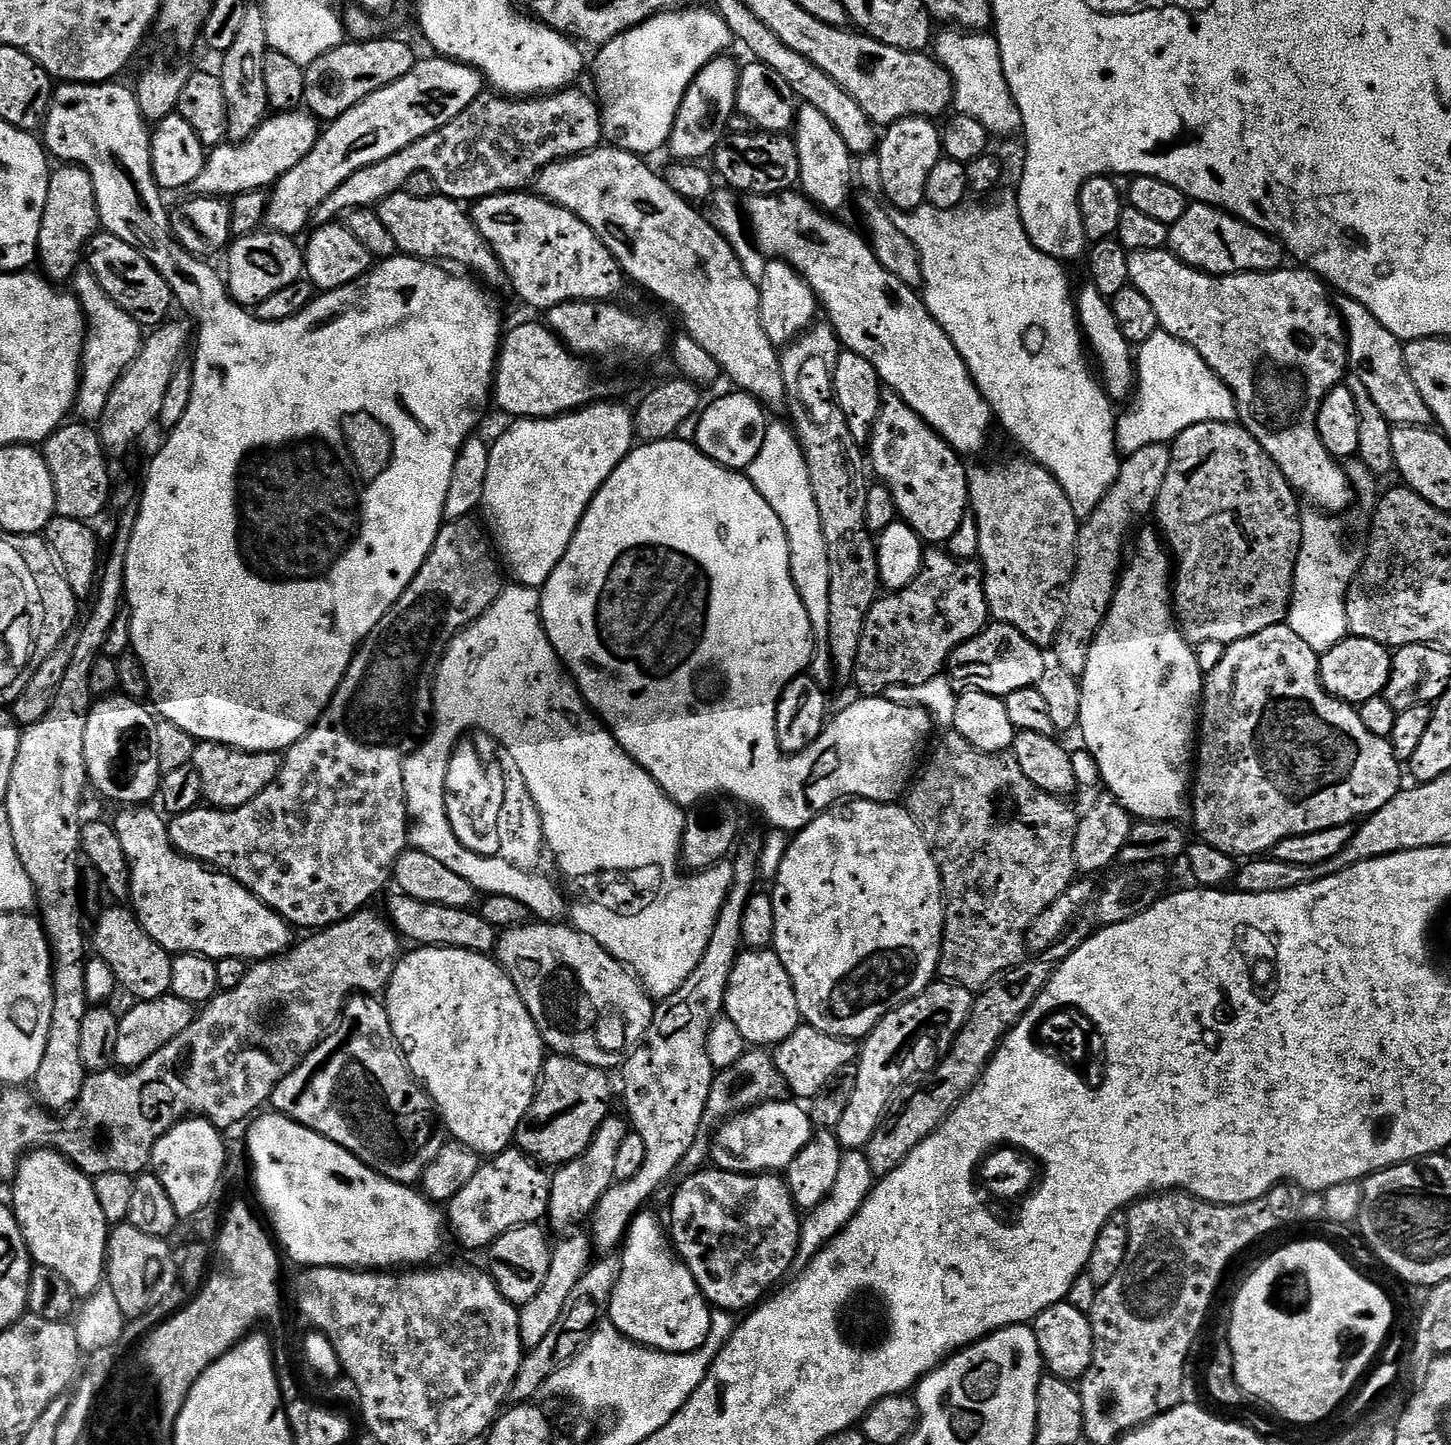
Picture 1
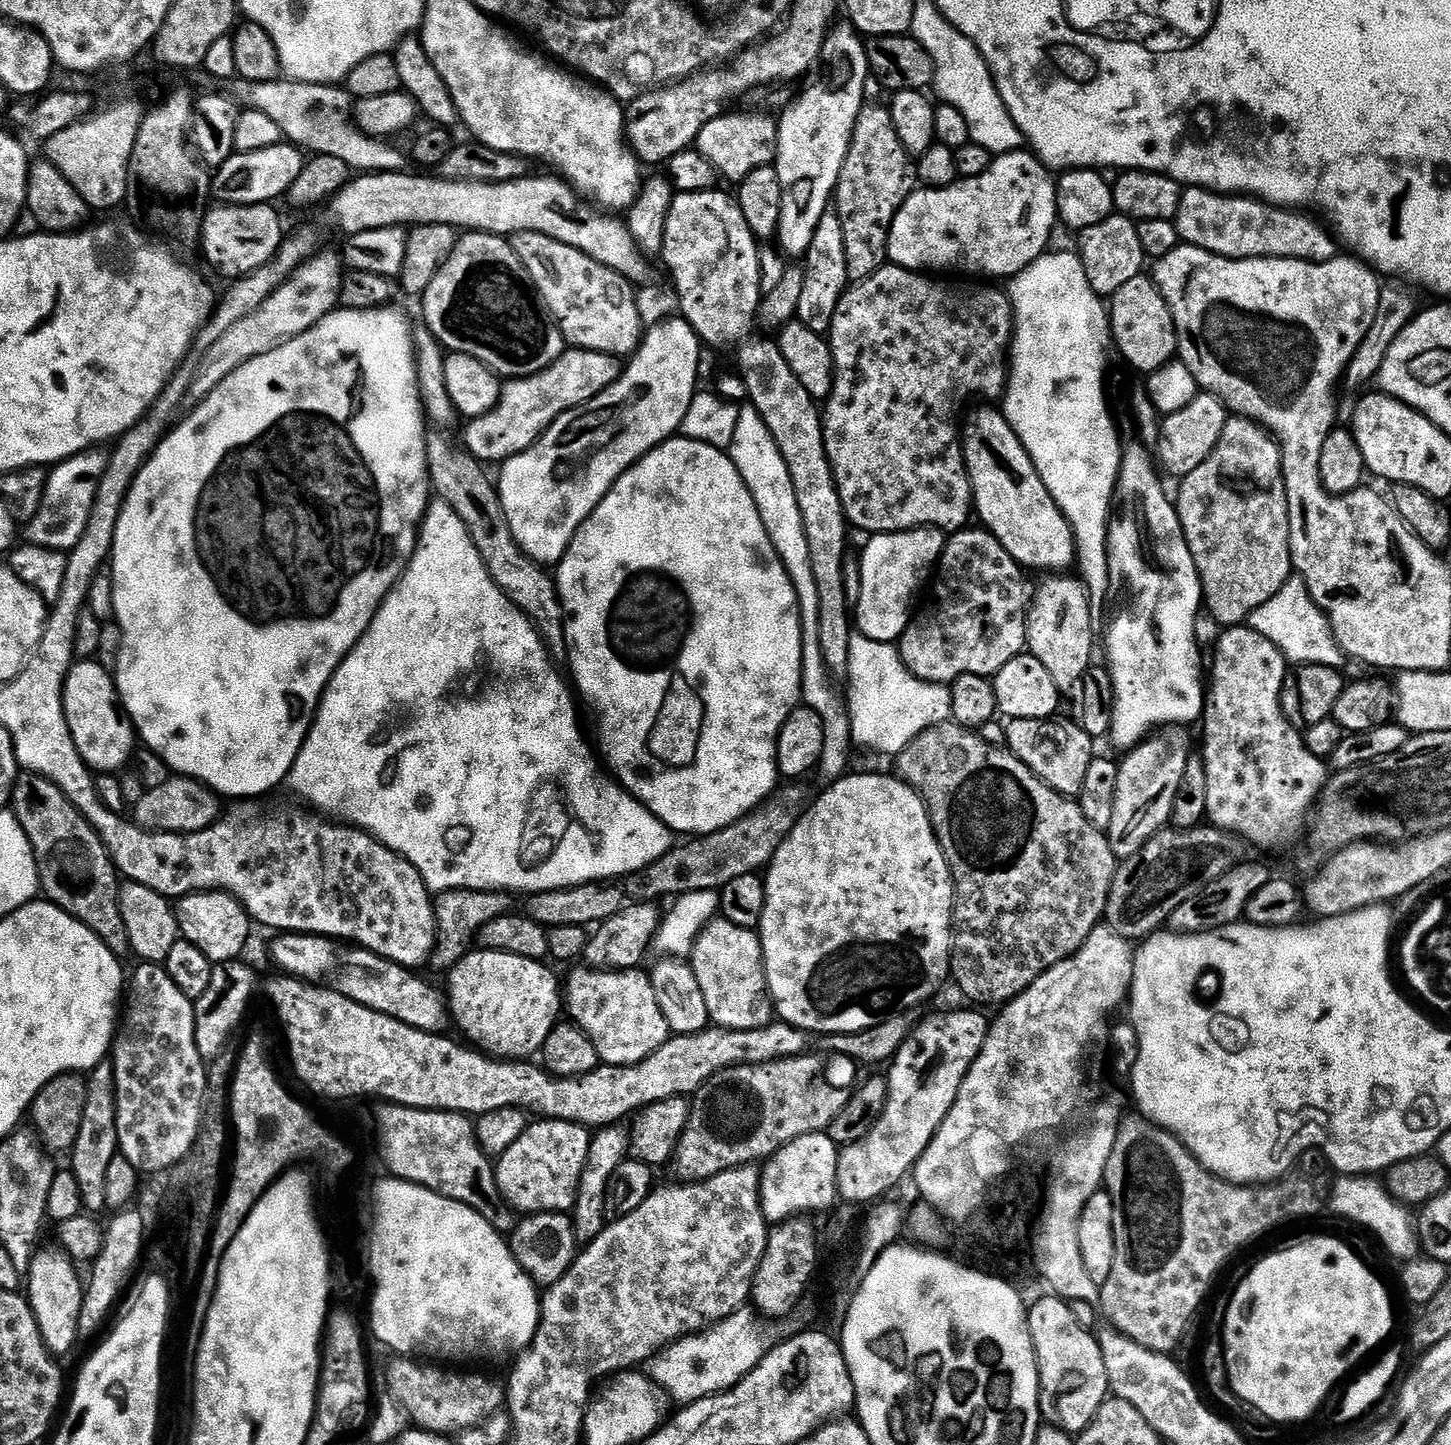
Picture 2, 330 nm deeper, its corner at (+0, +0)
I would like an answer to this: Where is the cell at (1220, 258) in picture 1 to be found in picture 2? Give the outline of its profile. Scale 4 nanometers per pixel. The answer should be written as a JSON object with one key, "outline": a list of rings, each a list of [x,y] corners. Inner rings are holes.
{"outline":[[[1188,186],[1183,189],[1180,198],[1174,232],[1183,243],[1193,244],[1231,260],[1249,260],[1263,256],[1317,262],[1329,259],[1328,247],[1331,246],[1333,237],[1323,223],[1320,225],[1308,216],[1311,215],[1300,210],[1277,208],[1263,200]]]}

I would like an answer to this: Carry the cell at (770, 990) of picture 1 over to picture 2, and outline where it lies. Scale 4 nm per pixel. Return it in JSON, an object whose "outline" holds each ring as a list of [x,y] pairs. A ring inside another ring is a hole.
{"outline":[[[723,918],[710,921],[700,931],[700,937],[692,948],[690,963],[698,978],[698,986],[702,986],[702,998],[706,998],[708,1019],[713,1025],[729,1028],[731,1032],[753,1032],[773,1023],[774,1005],[768,991],[768,980],[764,976],[764,951],[760,937],[753,929],[734,926],[734,922]]]}

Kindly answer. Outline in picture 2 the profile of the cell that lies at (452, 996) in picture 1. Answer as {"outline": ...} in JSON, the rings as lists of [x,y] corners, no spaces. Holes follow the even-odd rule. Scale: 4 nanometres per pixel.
{"outline":[[[469,951],[447,973],[446,1003],[454,1024],[464,1031],[463,1039],[471,1042],[493,1058],[520,1060],[532,1058],[543,1049],[546,1038],[551,1034],[562,1016],[562,984],[547,967],[547,963],[522,958],[509,952]]]}

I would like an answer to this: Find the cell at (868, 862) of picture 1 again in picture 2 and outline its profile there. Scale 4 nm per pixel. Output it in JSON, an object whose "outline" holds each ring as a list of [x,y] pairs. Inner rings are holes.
{"outline":[[[845,774],[839,780],[829,783],[828,789],[821,794],[820,797],[811,801],[810,807],[805,811],[804,815],[790,830],[790,834],[782,842],[782,846],[778,846],[778,850],[774,854],[774,858],[769,862],[766,869],[766,875],[763,877],[764,889],[766,890],[766,906],[762,910],[762,918],[758,935],[760,937],[760,945],[764,951],[764,976],[768,980],[768,991],[770,999],[774,1005],[774,1012],[783,1023],[793,1024],[795,1028],[799,1028],[805,1034],[813,1034],[812,1032],[820,1032],[819,1034],[843,1034],[845,1032],[861,1032],[867,1028],[878,1026],[886,1018],[890,1018],[899,1012],[905,1012],[907,1008],[920,1008],[923,1000],[928,1000],[940,987],[944,984],[944,979],[949,979],[952,970],[952,945],[954,943],[954,905],[956,902],[956,890],[952,882],[952,868],[948,864],[944,851],[940,849],[940,843],[936,837],[936,832],[932,829],[932,823],[928,817],[928,808],[924,804],[924,799],[903,780],[892,776],[852,776],[853,774]]]}

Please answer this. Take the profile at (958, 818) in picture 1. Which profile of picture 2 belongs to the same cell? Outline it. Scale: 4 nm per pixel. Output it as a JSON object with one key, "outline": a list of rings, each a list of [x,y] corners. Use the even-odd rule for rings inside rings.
{"outline":[[[949,722],[930,726],[930,730],[922,730],[922,734],[918,734],[918,738],[914,738],[914,742],[910,742],[910,746],[906,746],[906,750],[902,750],[899,756],[895,757],[894,764],[899,779],[909,784],[924,799],[940,849],[944,851],[944,856],[952,868],[956,902],[951,979],[953,981],[956,979],[962,995],[969,996],[980,1004],[1003,1006],[1015,996],[1021,996],[1034,981],[1042,974],[1046,974],[1046,970],[1074,955],[1086,942],[1091,931],[1102,924],[1110,886],[1114,882],[1114,874],[1118,867],[1114,850],[1110,846],[1107,835],[1089,822],[1073,797],[1065,795],[1059,787],[1047,784],[1045,780],[1038,778],[1038,774],[1034,774],[1034,770],[1030,770],[1030,766],[1023,764],[1013,752],[1008,751],[1007,747],[988,744],[973,729],[964,728],[961,724]]]}

